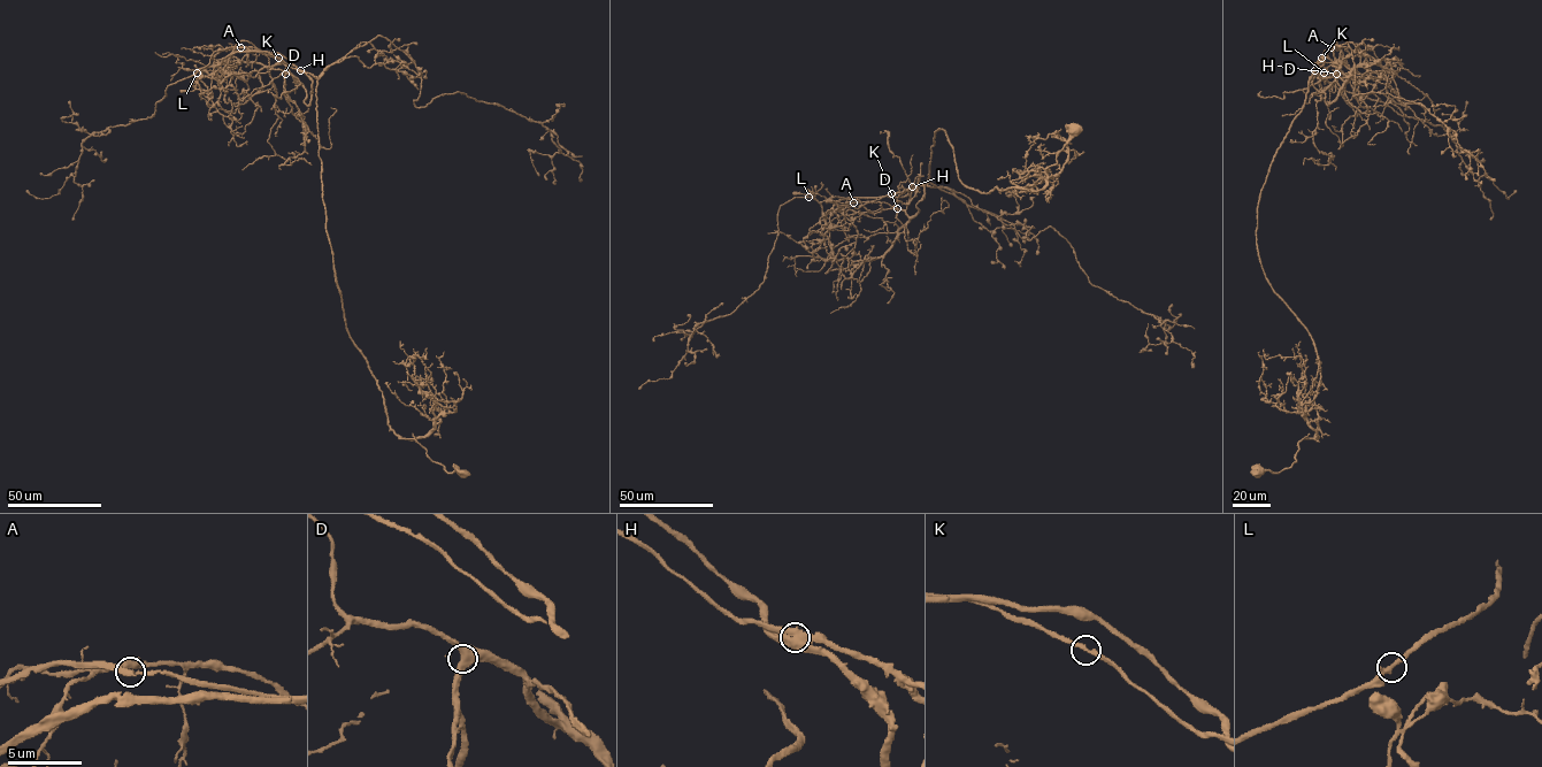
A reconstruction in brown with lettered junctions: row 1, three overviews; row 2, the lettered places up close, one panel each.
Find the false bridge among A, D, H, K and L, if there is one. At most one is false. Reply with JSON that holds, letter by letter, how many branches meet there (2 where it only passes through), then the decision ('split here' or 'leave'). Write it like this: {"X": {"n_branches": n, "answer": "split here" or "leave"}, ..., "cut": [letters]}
{"A": {"n_branches": 2, "answer": "leave"}, "D": {"n_branches": 3, "answer": "leave"}, "H": {"n_branches": 2, "answer": "split here"}, "K": {"n_branches": 2, "answer": "leave"}, "L": {"n_branches": 2, "answer": "leave"}, "cut": ["H"]}

